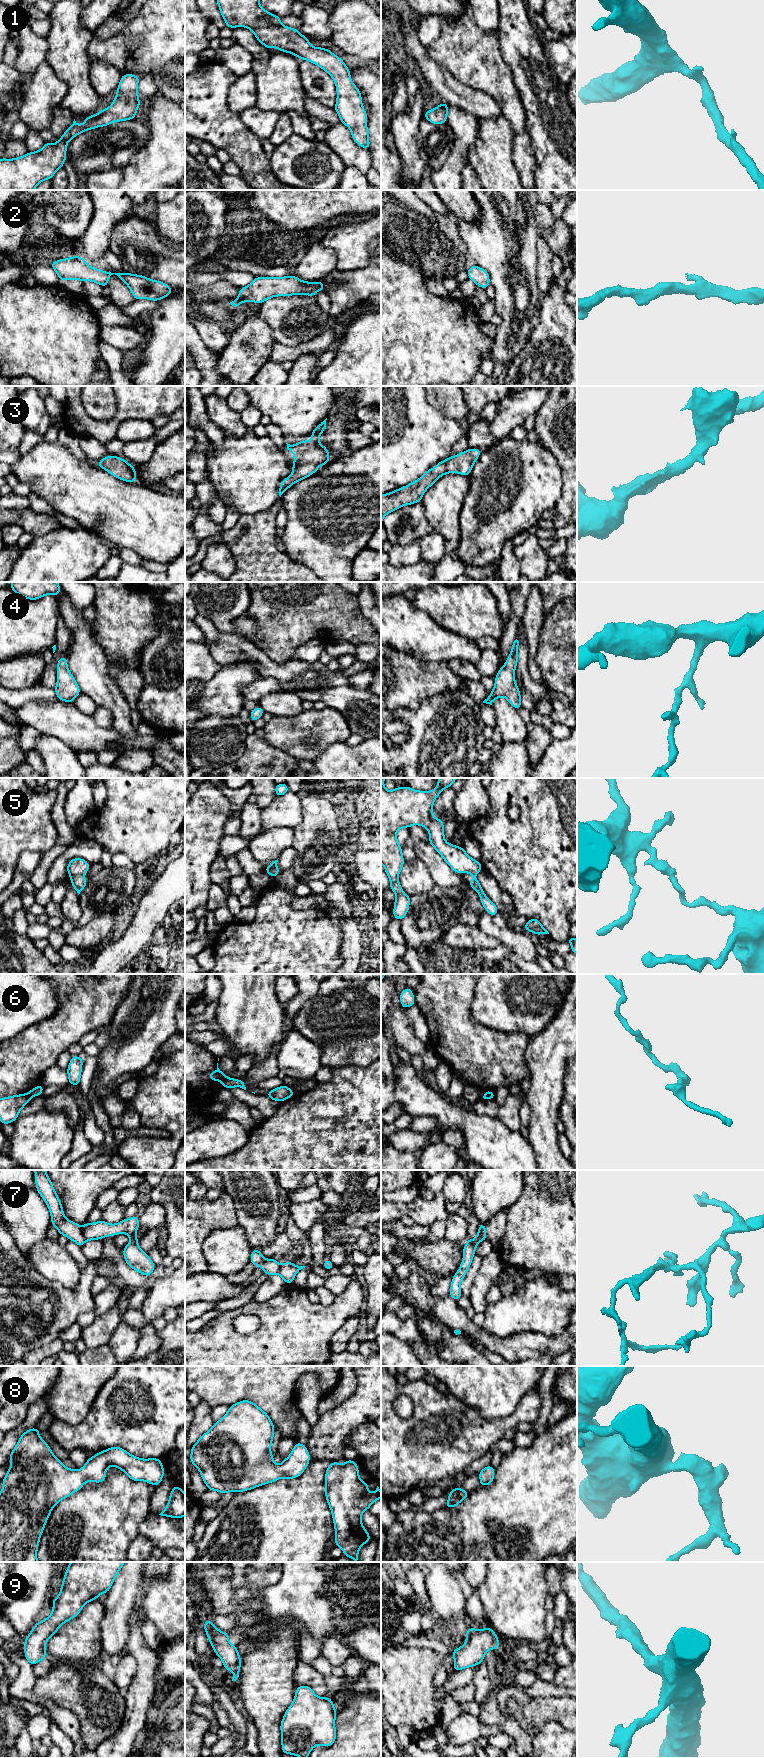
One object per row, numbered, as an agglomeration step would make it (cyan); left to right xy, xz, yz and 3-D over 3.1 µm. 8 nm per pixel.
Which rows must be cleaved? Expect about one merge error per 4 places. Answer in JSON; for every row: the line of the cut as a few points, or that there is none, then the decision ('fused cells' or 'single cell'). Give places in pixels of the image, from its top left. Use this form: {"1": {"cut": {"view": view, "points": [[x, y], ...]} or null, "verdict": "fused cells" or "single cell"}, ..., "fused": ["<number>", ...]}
{"1": {"cut": null, "verdict": "single cell"}, "2": {"cut": null, "verdict": "single cell"}, "3": {"cut": null, "verdict": "single cell"}, "4": {"cut": null, "verdict": "single cell"}, "5": {"cut": {"view": "xy", "points": [[83, 874], [71, 876]]}, "verdict": "fused cells"}, "6": {"cut": {"view": "xy", "points": [[27, 1093], [30, 1098]]}, "verdict": "fused cells"}, "7": {"cut": {"view": "xy", "points": [[81, 1227], [82, 1234], [86, 1240]]}, "verdict": "fused cells"}, "8": {"cut": null, "verdict": "single cell"}, "9": {"cut": null, "verdict": "single cell"}, "fused": ["5", "6", "7"]}

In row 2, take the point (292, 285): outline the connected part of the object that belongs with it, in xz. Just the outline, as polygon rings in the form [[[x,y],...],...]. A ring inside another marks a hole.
[[[293,275],[285,277],[255,277],[246,287],[239,289],[239,295],[231,304],[234,308],[242,302],[263,303],[276,296],[308,295],[315,296],[319,291],[325,291],[321,281],[307,282]]]

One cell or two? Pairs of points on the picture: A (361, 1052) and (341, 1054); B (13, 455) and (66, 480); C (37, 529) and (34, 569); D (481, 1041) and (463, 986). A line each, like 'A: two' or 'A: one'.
A: one
B: two
C: two
D: one

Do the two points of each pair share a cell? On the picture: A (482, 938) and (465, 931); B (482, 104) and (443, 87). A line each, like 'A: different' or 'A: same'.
A: same
B: same

